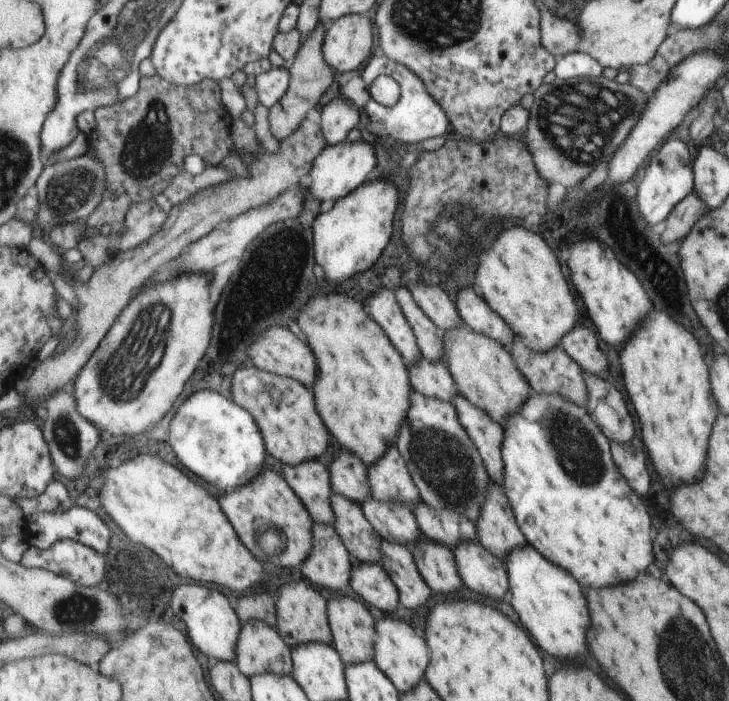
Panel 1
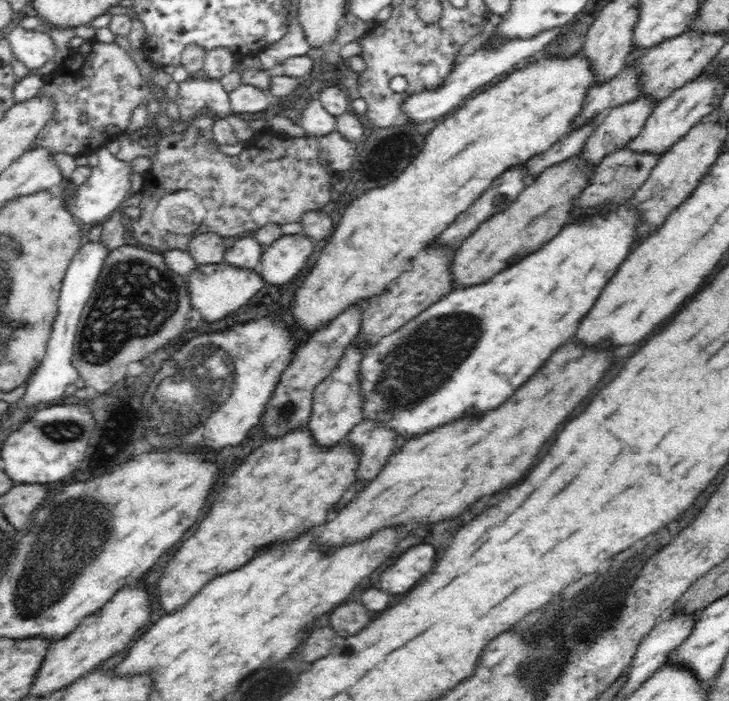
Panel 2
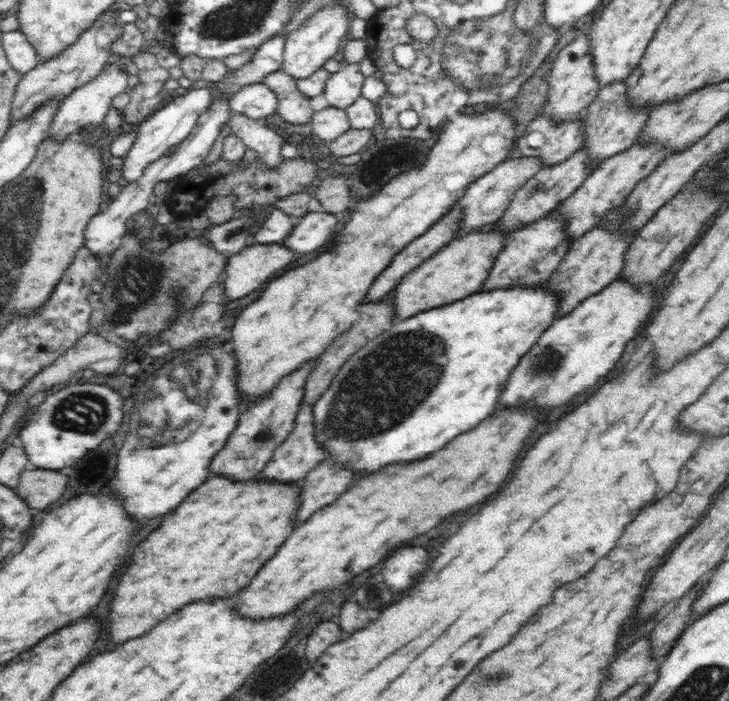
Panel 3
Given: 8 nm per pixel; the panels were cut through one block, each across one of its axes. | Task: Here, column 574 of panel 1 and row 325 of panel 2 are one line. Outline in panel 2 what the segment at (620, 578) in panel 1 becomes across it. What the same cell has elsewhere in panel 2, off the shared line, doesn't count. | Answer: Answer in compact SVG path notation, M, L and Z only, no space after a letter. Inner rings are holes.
M627 201L592 220L569 222L556 238L551 238L524 260L520 259L516 266L502 270L485 283L453 290L399 330L367 348L357 372L362 420L378 421L400 436L420 436L456 418L470 416L470 410L476 414L504 404L516 388L542 368L552 356L550 352L558 350L558 346L568 340L568 334L572 334L576 322L580 322L580 314L588 314L588 306L596 302L600 290L604 290L604 282L616 274L636 245L634 236L638 222L640 213Z

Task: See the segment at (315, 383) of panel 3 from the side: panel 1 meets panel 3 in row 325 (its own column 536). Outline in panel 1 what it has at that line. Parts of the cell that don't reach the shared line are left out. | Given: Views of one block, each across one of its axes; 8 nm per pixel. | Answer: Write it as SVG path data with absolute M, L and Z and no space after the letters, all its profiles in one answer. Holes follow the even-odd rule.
M515 336L512 342L511 355L516 364L526 375L532 390L546 392L546 394L559 393L562 398L574 402L578 407L587 407L589 398L583 371L578 363L559 345L542 353L530 350L525 341Z

